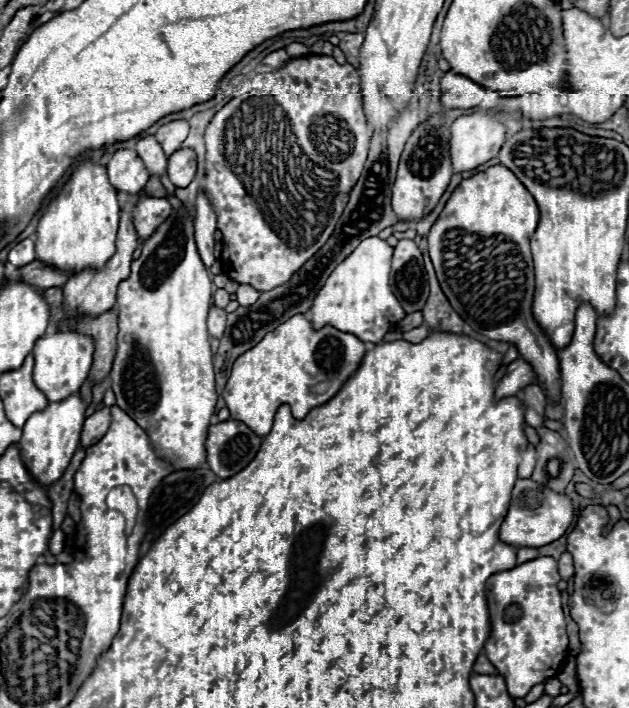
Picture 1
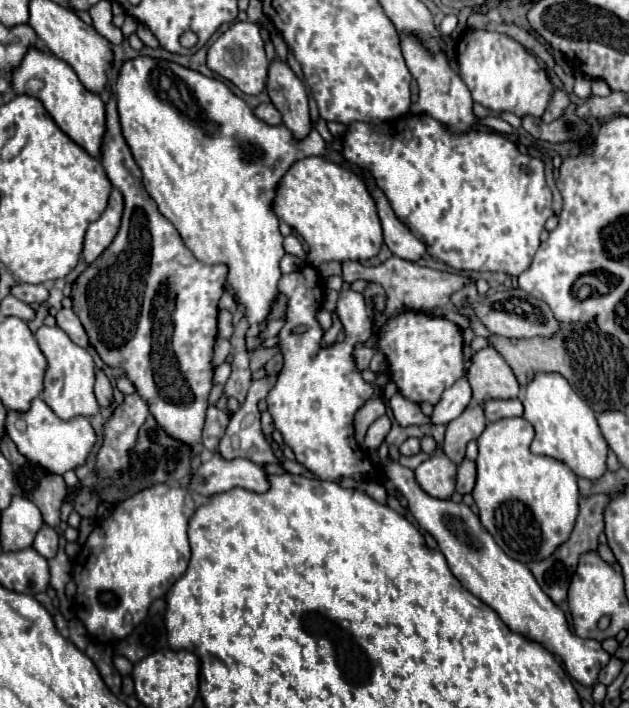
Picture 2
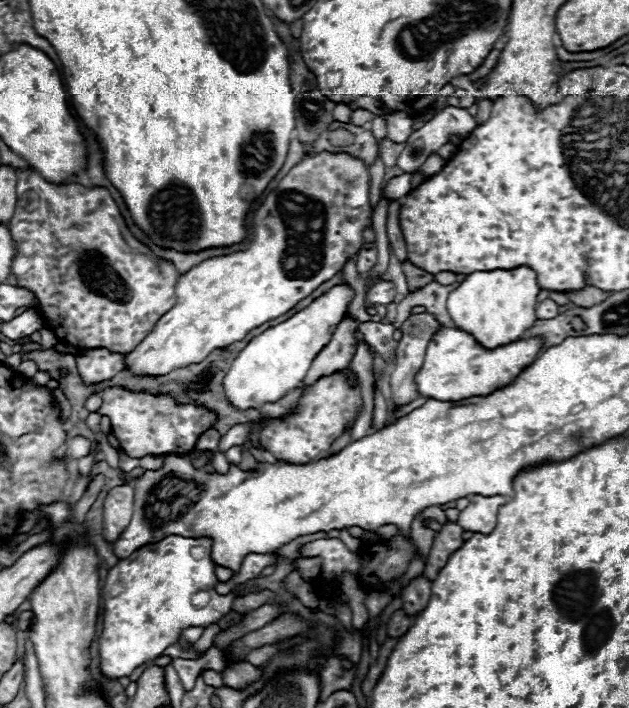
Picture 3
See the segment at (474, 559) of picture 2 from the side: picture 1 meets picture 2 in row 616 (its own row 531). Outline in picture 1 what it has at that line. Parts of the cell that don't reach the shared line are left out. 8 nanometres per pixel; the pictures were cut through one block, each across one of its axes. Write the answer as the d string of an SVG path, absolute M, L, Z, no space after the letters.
M522 478L516 482L512 490L512 502L508 516L504 518L500 528L500 540L518 548L524 546L540 548L558 540L568 530L572 520L574 520L574 506L568 494L558 494L554 490L548 490L548 486L532 478Z

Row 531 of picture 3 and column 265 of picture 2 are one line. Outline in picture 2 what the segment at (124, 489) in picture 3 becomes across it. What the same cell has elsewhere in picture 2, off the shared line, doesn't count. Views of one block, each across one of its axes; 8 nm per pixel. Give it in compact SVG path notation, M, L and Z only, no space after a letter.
M266 102L266 104L258 104L258 106L254 108L254 114L256 114L256 118L260 118L262 122L266 122L266 124L270 124L270 126L282 122L280 112L278 112L270 102Z

